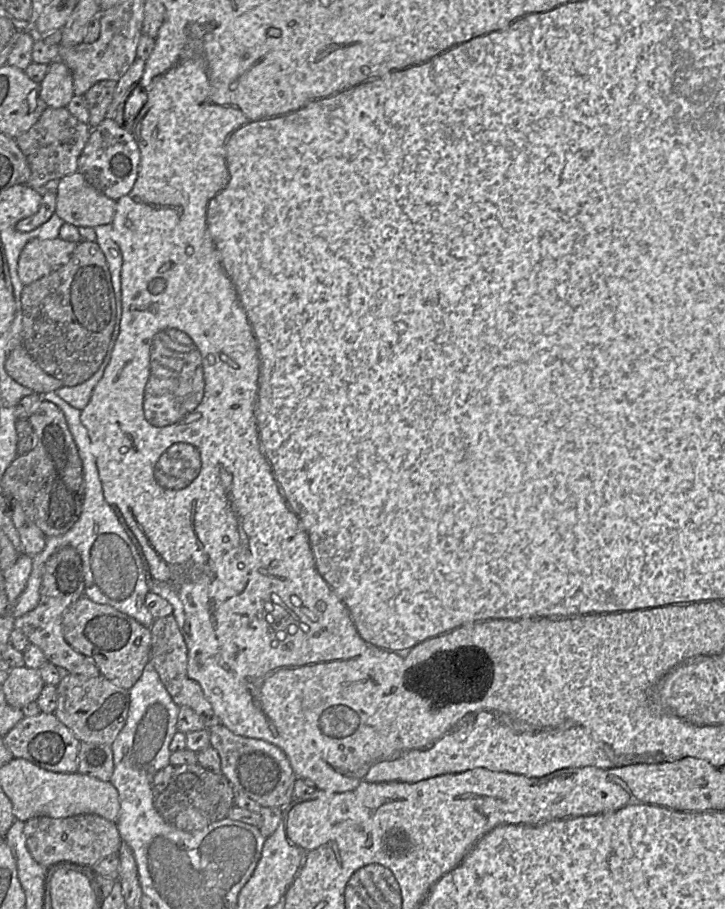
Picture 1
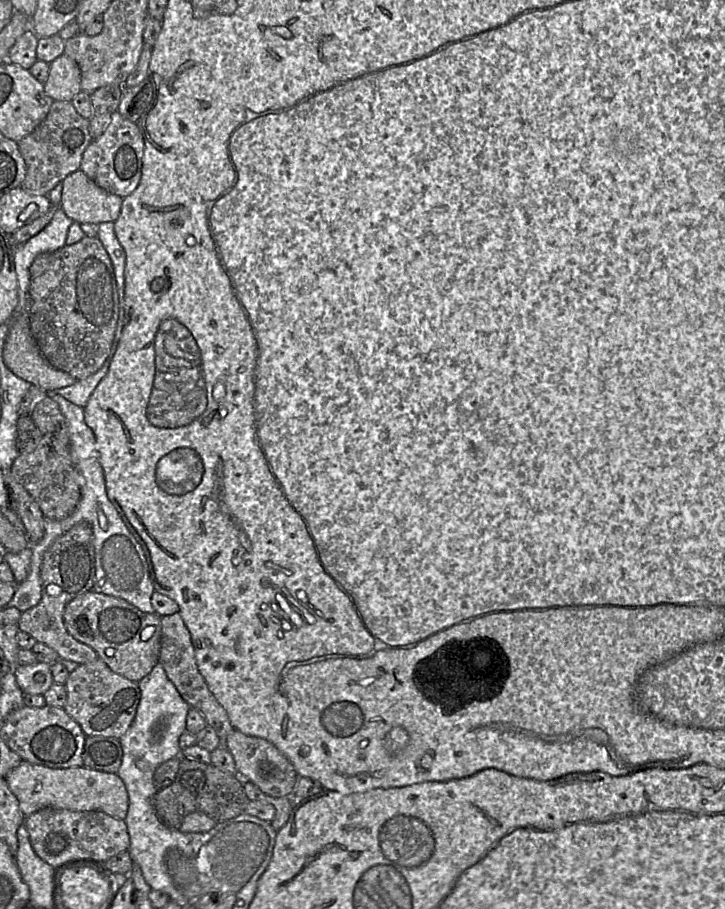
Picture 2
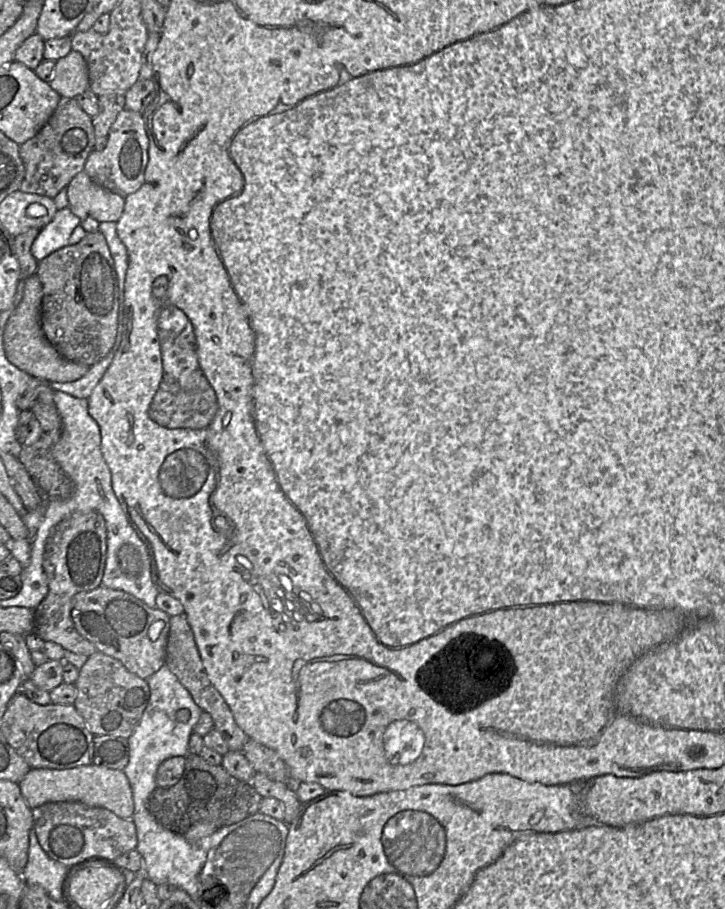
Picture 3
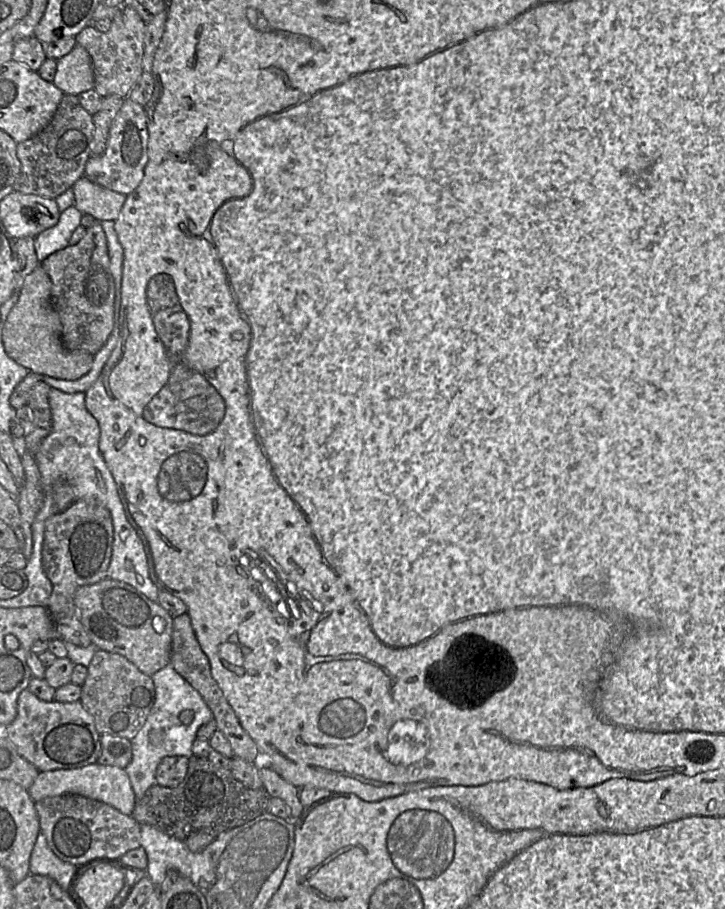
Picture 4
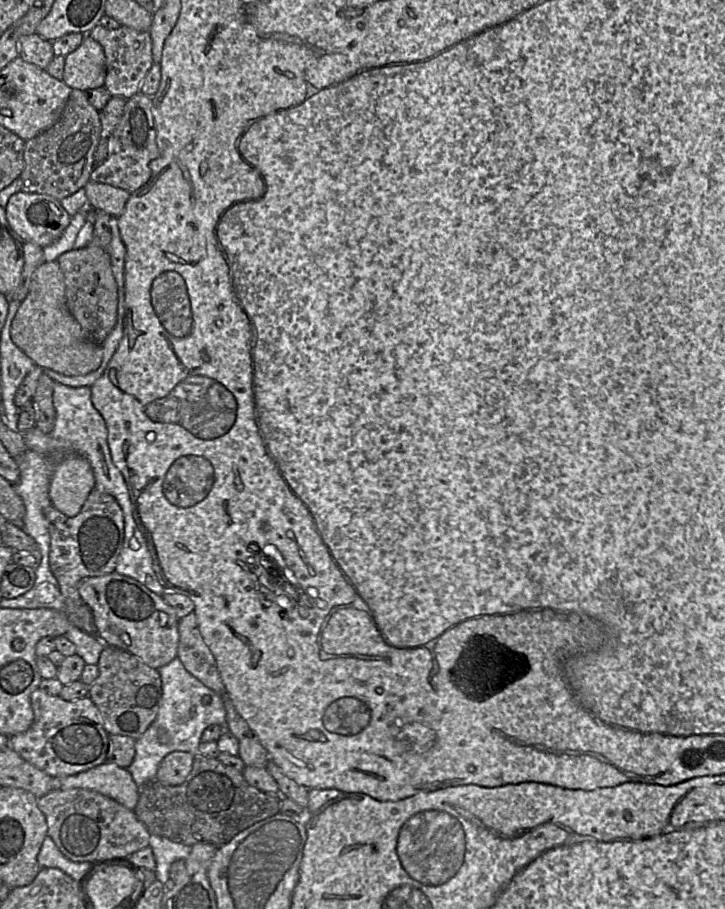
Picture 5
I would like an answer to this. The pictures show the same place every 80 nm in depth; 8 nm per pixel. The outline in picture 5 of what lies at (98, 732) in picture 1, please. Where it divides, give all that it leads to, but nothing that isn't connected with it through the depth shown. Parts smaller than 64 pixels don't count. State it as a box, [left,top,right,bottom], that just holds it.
[88,646,162,738]

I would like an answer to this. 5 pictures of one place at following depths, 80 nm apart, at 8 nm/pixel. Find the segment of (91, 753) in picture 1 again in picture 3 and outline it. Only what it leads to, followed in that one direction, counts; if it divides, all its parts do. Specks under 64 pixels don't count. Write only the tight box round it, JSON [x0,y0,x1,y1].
[92,735,129,770]

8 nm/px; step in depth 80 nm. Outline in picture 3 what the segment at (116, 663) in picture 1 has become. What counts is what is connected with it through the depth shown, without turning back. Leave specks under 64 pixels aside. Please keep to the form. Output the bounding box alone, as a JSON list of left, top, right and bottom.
[71,586,170,680]

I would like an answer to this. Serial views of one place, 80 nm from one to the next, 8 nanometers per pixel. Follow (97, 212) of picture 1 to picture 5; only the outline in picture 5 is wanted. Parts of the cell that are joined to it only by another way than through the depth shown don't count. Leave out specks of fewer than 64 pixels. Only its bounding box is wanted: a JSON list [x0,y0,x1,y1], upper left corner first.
[84,181,130,217]

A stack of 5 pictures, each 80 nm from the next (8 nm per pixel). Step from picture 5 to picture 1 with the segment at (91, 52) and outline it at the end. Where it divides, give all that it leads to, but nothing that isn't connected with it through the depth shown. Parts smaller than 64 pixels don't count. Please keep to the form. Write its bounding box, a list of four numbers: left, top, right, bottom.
[39,59,74,108]

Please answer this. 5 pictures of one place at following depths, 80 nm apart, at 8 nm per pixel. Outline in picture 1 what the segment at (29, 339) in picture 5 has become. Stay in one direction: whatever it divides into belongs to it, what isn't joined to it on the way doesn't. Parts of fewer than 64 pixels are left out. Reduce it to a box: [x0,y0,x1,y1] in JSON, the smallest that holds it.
[5,344,64,395]

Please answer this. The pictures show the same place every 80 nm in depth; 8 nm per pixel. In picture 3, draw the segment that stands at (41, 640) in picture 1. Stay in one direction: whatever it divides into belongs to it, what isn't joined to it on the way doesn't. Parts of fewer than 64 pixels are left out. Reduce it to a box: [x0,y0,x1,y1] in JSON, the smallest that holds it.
[33,512,107,657]

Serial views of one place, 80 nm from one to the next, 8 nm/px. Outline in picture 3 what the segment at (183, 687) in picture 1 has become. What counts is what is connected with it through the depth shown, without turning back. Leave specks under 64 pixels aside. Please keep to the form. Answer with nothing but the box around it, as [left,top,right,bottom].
[165,612,249,752]

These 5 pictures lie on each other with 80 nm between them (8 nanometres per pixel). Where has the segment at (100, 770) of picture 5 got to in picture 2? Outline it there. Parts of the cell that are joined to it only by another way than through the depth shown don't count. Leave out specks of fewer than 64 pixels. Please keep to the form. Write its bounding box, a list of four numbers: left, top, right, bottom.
[5,761,128,821]

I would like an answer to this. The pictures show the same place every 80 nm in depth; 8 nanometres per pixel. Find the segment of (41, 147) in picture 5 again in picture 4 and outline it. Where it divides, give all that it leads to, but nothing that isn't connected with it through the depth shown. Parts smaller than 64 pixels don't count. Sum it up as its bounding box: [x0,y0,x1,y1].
[14,94,93,199]

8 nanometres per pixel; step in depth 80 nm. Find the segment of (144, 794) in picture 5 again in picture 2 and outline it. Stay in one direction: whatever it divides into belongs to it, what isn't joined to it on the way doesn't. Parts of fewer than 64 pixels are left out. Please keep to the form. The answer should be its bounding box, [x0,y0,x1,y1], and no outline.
[153,758,250,829]

